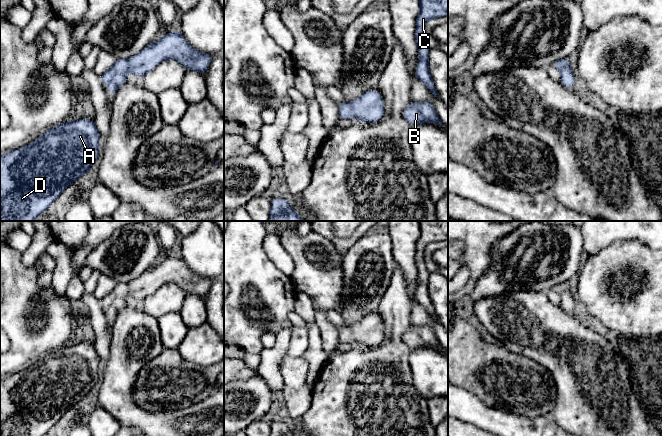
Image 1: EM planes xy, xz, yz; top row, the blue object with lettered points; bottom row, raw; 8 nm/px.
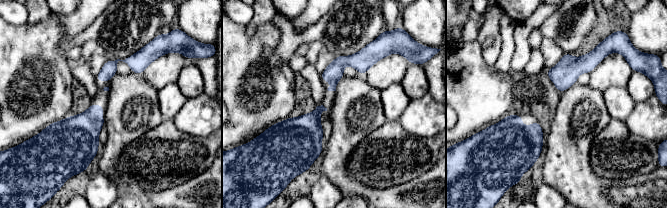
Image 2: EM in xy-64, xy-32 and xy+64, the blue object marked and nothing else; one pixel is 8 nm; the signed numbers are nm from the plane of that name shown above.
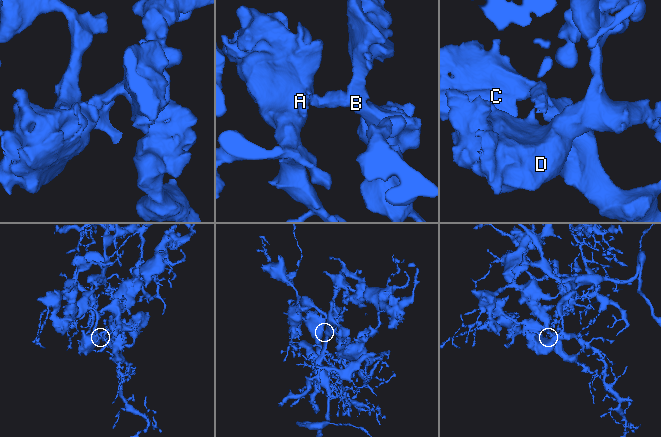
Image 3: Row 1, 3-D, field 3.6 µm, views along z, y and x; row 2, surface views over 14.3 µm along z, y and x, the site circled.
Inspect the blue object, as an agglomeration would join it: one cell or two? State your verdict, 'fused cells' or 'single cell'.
single cell

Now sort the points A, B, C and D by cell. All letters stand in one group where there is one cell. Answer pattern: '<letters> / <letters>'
A B C D

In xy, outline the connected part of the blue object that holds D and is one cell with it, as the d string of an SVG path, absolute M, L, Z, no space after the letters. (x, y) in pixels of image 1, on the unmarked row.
M83 342L66 345L50 353L31 368L0 379L0 436L44 436L75 404L84 401L99 381L99 363L95 346Z

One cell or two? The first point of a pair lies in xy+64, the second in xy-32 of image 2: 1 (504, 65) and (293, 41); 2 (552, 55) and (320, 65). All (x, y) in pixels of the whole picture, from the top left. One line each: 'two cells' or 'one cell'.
1: one cell
2: one cell

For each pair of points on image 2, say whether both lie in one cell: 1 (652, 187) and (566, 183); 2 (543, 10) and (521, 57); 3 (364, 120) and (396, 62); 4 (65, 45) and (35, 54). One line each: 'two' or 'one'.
1: one
2: one
3: two
4: two

